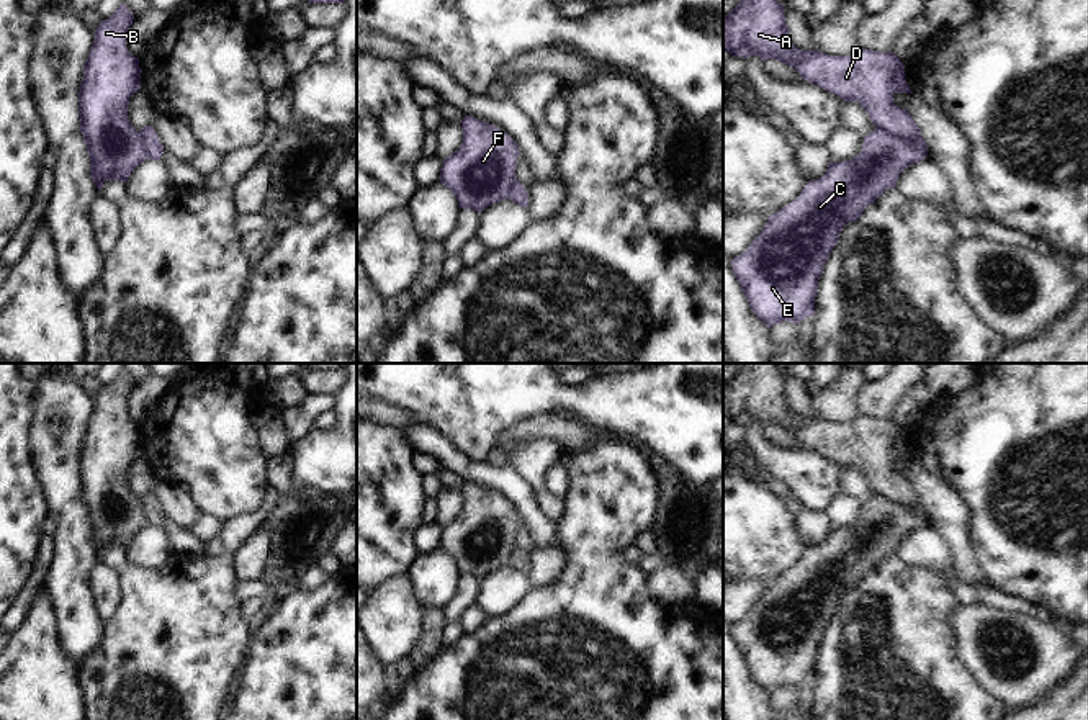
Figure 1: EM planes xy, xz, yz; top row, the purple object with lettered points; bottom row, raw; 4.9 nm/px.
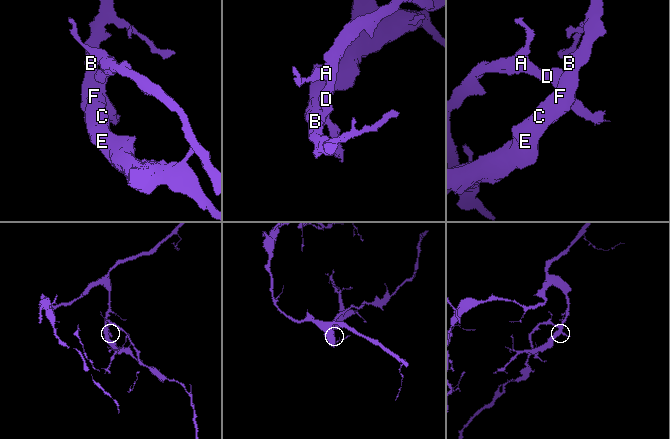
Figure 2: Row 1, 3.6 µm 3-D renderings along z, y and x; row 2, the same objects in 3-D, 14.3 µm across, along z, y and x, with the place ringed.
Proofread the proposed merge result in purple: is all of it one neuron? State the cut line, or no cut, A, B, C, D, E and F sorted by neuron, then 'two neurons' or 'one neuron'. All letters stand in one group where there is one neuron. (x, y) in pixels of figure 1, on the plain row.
yz (877, 493), (890, 501), (915, 506), (926, 519) | A D / B C E F | two neurons

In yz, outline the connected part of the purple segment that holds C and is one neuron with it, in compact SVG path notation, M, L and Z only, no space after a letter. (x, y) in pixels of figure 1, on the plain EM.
M877 494L864 502L862 517L854 525L838 530L829 529L821 545L808 548L792 569L771 581L753 610L730 628L756 684L771 695L782 687L798 691L805 684L813 682L818 646L831 617L838 610L843 592L859 586L867 571L874 569L885 556L897 555L897 547L906 533L926 524L928 519L919 514L919 507L905 507Z

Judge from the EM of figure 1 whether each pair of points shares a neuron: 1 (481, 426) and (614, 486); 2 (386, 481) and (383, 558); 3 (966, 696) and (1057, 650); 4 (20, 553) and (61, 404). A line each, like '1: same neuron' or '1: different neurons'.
1: different neurons
2: same neuron
3: different neurons
4: different neurons

